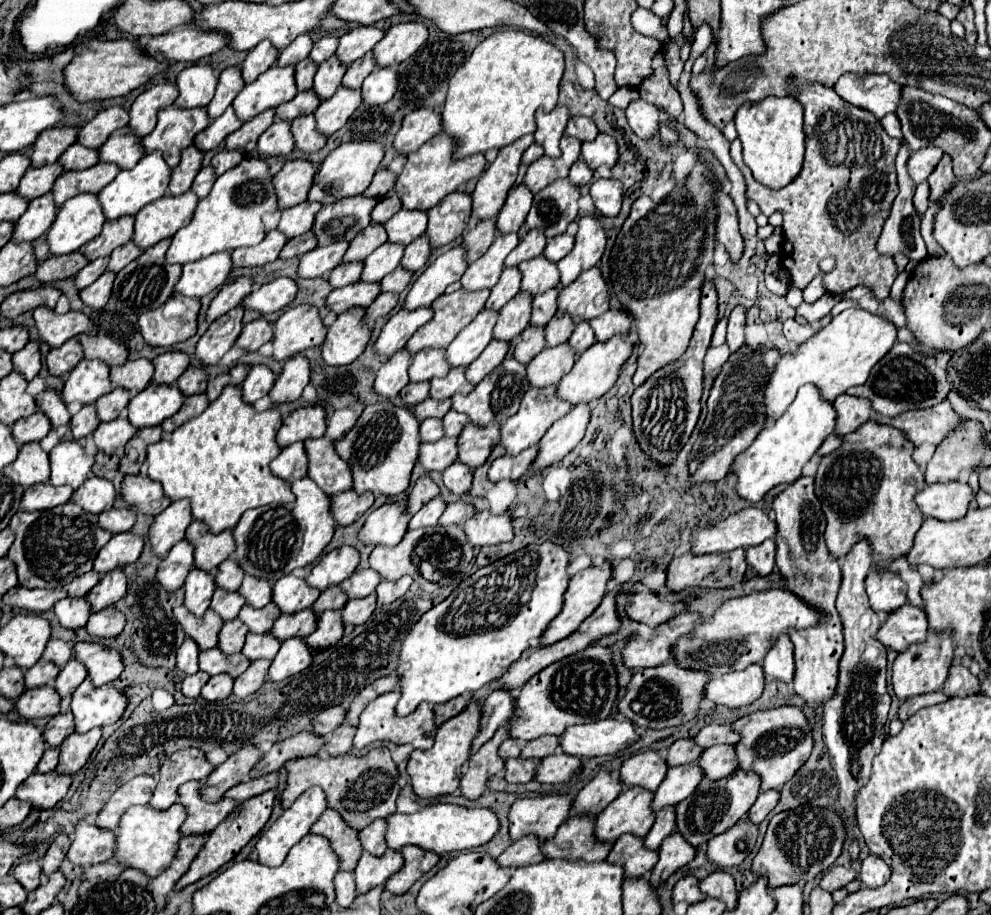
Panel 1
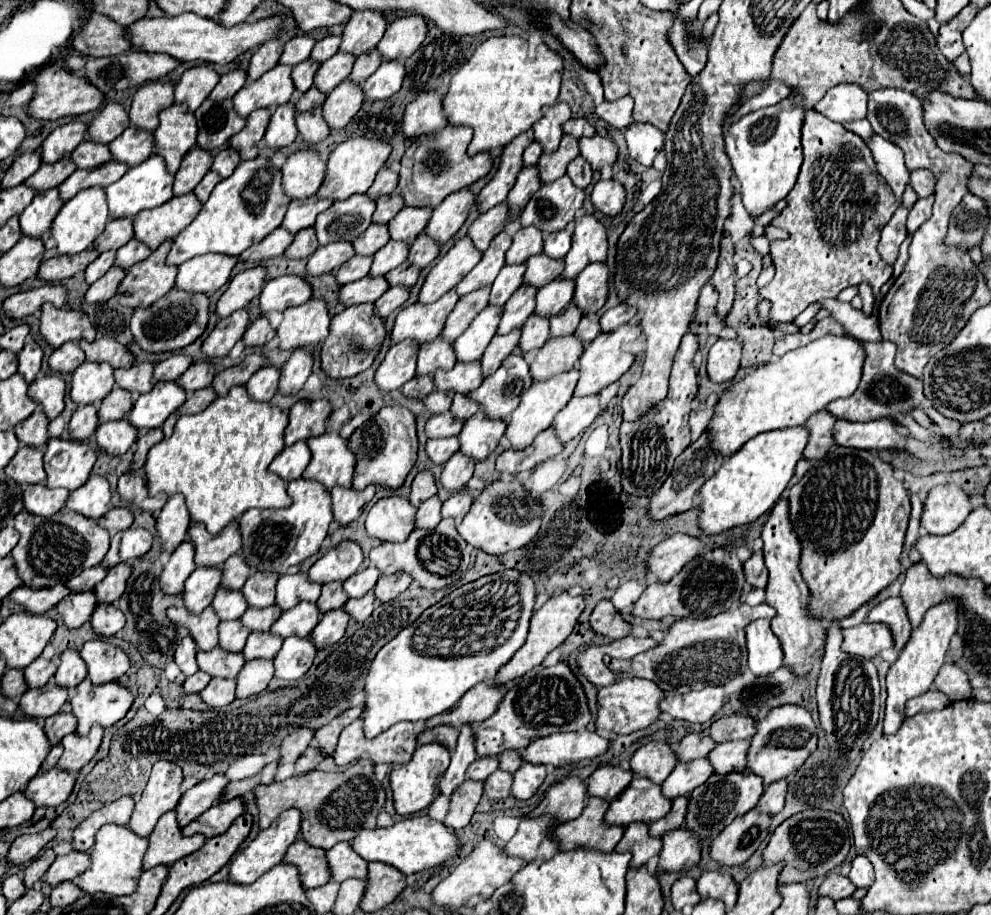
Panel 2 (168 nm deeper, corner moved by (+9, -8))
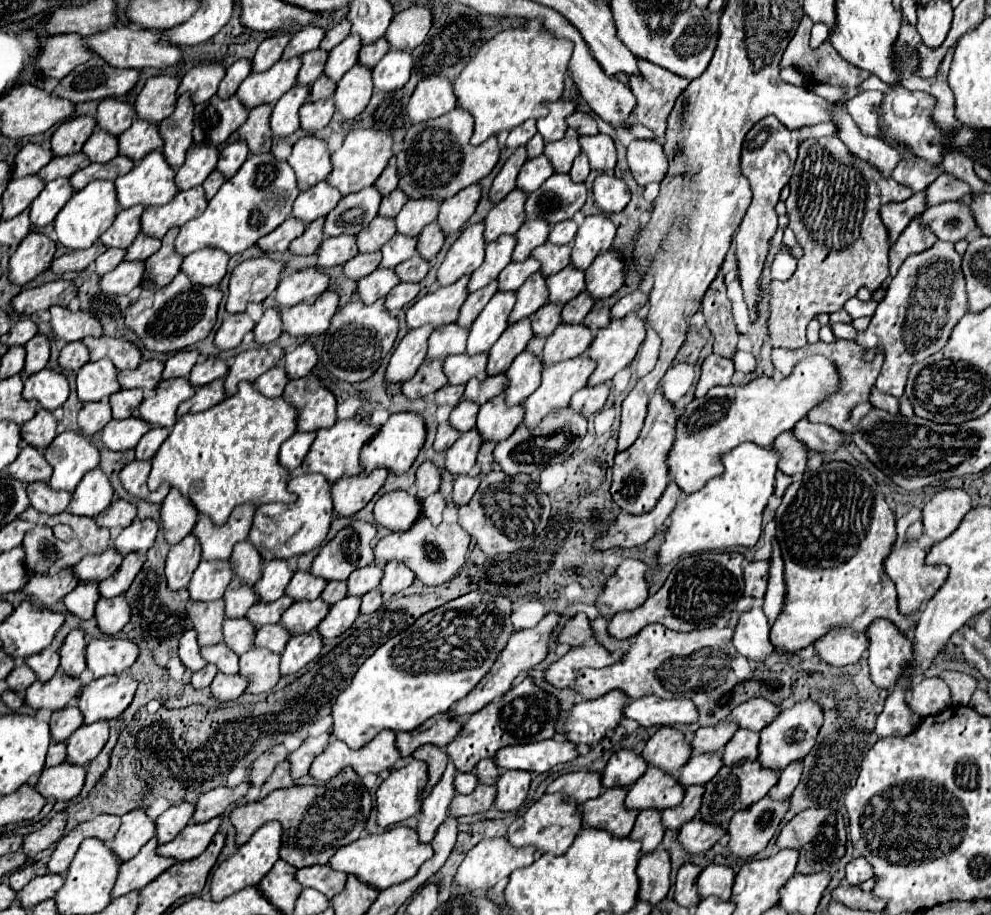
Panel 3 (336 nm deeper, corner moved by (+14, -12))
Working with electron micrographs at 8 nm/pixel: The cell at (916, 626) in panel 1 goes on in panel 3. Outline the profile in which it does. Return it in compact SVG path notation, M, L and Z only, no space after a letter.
M834 628L814 642L818 658L830 666L846 666L858 662L868 650L868 640L864 632L854 632L852 628Z

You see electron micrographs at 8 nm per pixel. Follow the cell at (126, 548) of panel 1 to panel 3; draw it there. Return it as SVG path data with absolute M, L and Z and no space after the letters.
M134 520L128 528L122 530L122 534L114 540L114 546L118 552L146 552L152 548L154 538L158 532L158 524L154 520Z

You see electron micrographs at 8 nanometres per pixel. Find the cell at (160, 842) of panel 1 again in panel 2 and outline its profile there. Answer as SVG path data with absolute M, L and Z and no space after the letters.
M105 824L97 836L95 836L95 846L89 850L91 854L91 866L79 876L77 884L87 892L103 892L111 896L123 896L131 894L137 888L137 882L143 874L143 856L149 848L149 838L137 836L131 828L119 826L119 824Z

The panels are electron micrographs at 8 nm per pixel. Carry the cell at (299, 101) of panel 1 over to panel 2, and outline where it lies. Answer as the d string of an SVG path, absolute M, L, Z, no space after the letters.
M313 86L313 88L309 88L309 90L301 96L301 100L295 102L295 112L297 112L297 114L301 114L301 112L309 112L309 110L321 106L323 100L325 100L325 94L319 92L319 90Z

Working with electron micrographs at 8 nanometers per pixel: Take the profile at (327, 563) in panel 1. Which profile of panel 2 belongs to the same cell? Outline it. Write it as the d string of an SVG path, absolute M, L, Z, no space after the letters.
M341 542L331 548L325 556L321 556L307 572L309 582L327 584L327 582L343 582L353 576L363 562L363 552L355 542Z

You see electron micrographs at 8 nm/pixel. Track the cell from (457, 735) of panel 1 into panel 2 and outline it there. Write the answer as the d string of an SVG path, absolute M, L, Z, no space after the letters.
M431 742L431 744L417 746L413 758L391 772L391 788L393 788L397 814L403 814L403 816L415 814L427 808L439 796L439 782L443 778L443 772L447 770L449 760L451 760L451 752L447 750L447 746Z

